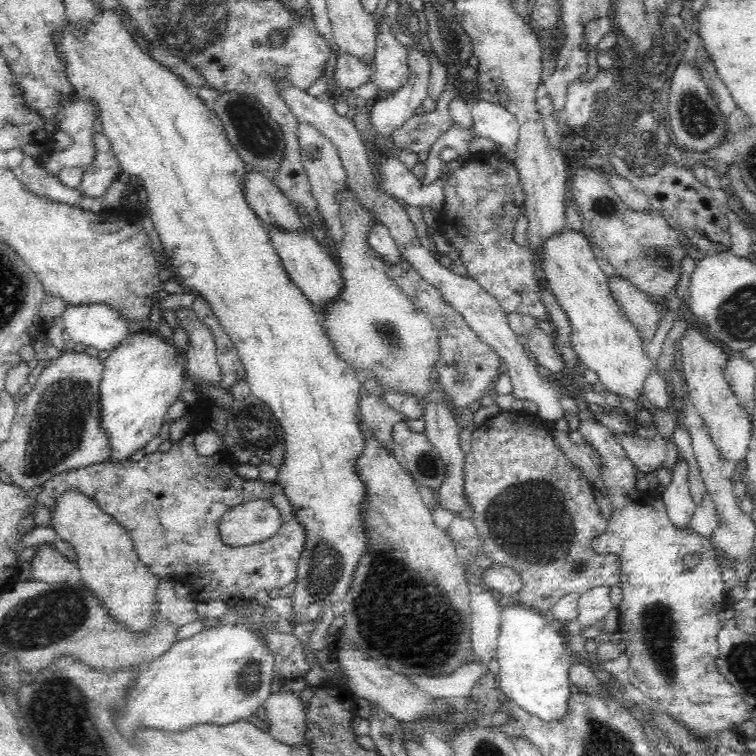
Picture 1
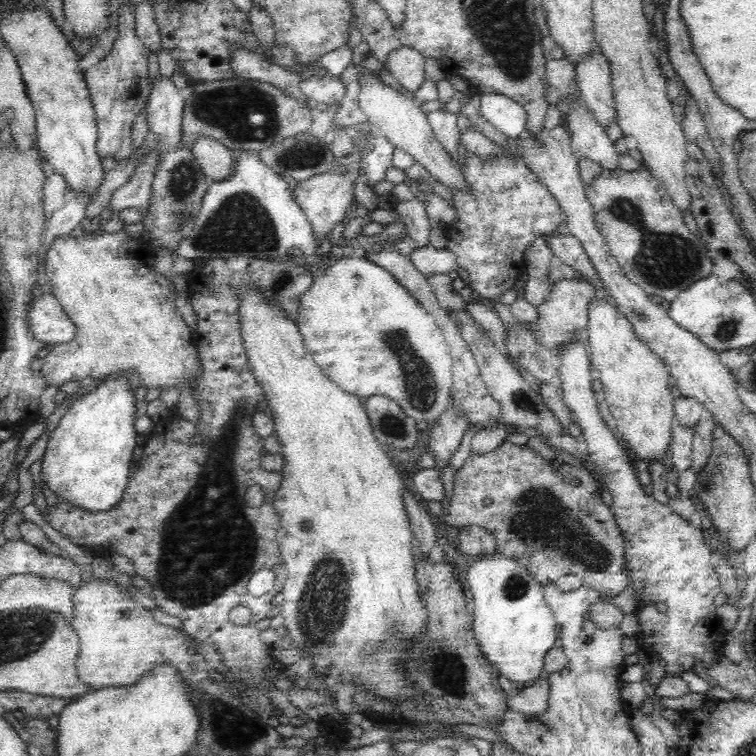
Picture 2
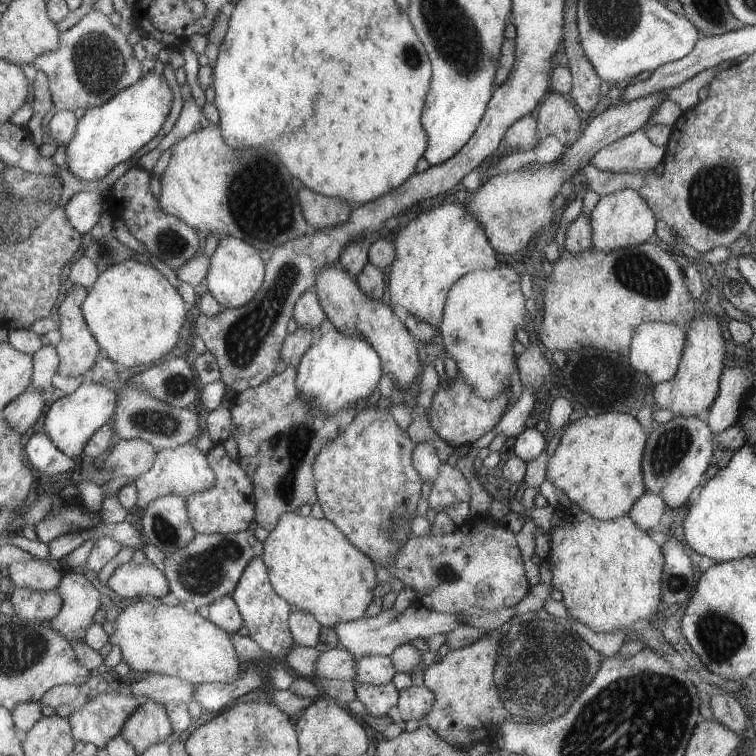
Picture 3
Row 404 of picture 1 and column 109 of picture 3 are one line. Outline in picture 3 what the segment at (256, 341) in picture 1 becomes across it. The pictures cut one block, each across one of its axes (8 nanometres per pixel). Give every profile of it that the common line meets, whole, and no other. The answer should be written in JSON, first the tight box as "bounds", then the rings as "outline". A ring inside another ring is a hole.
{"bounds":[81,259,189,373],"outline":[[[134,259],[115,263],[98,273],[87,296],[83,299],[81,309],[83,318],[86,319],[86,325],[94,338],[98,339],[105,357],[119,363],[122,371],[126,373],[136,371],[138,366],[151,364],[151,362],[159,360],[163,354],[167,354],[175,346],[175,342],[179,338],[179,328],[183,326],[185,316],[189,314],[181,296],[165,280],[163,269],[154,264],[149,266],[139,263]]]}

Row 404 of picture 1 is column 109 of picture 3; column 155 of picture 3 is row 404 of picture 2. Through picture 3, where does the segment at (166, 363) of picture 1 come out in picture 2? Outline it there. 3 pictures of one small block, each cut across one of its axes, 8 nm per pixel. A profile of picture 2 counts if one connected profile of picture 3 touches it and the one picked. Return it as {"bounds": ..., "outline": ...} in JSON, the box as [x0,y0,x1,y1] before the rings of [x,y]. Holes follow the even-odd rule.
{"bounds":[40,378,136,512],"outline":[[[124,378],[106,380],[96,392],[74,403],[58,425],[51,431],[47,447],[41,458],[40,474],[44,486],[56,494],[59,501],[72,504],[84,512],[110,512],[116,508],[127,488],[130,476],[130,460],[136,446],[136,430],[132,428],[135,403],[132,390],[126,386]]]}

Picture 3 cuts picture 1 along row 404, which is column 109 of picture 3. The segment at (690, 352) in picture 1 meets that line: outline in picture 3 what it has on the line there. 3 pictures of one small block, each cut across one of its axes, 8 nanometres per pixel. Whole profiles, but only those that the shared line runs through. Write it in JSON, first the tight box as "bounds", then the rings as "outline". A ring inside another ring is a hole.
{"bounds":[66,689,139,749],"outline":[[[118,689],[90,696],[81,706],[74,707],[69,718],[66,718],[74,740],[94,744],[98,749],[106,748],[108,742],[121,733],[139,702],[137,698],[125,695]]]}

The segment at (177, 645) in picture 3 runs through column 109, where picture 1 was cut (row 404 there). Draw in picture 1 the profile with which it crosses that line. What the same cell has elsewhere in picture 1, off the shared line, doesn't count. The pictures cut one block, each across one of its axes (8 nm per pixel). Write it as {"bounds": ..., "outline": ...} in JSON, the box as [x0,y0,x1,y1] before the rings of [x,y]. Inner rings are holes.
{"bounds":[539,232,655,406],"outline":[[[566,232],[562,238],[548,237],[541,246],[539,252],[539,266],[543,272],[543,278],[550,287],[551,294],[559,302],[559,306],[566,311],[572,327],[571,347],[579,356],[581,366],[584,369],[592,370],[598,374],[597,388],[608,391],[618,398],[632,400],[634,406],[642,406],[642,392],[644,392],[644,382],[650,376],[650,372],[655,368],[655,362],[645,354],[645,344],[638,334],[638,329],[630,322],[626,313],[617,305],[612,292],[609,289],[607,275],[596,263],[597,256],[592,254],[588,242],[582,238],[582,234]]]}

